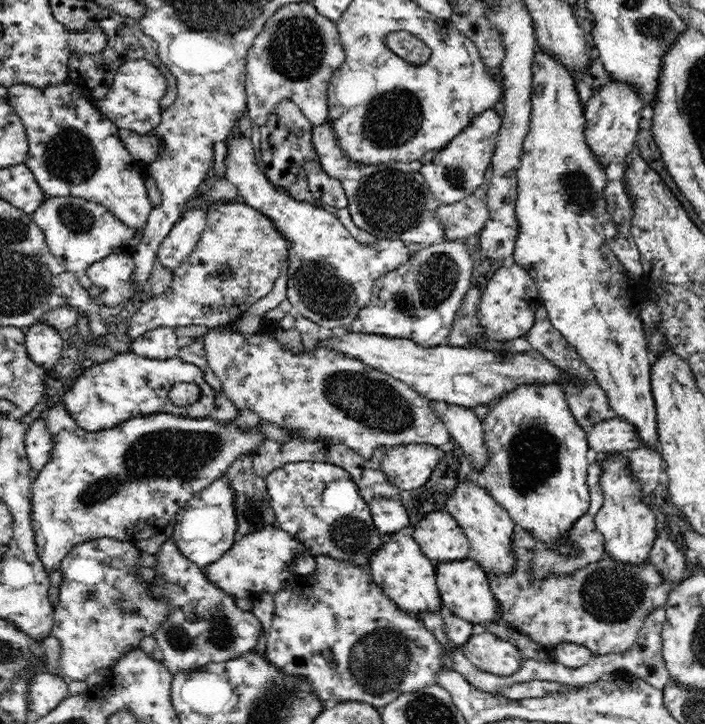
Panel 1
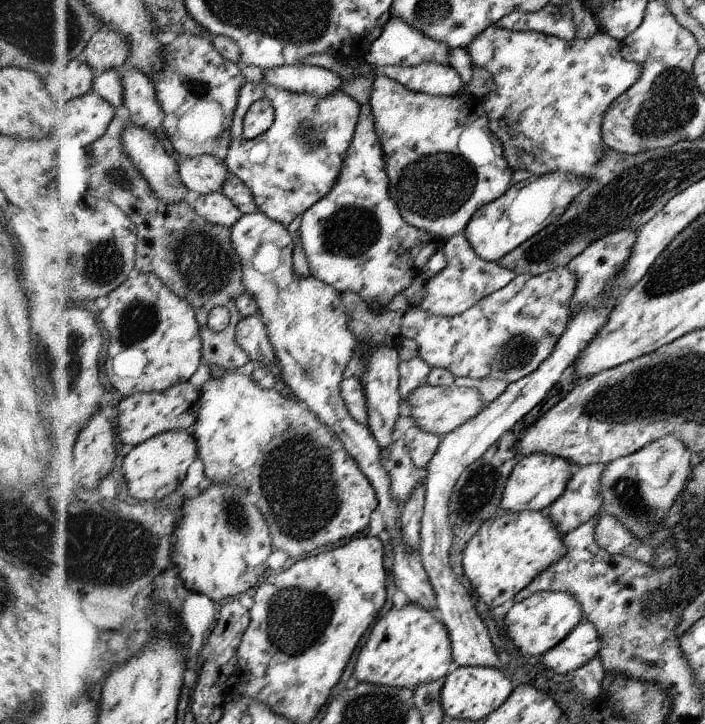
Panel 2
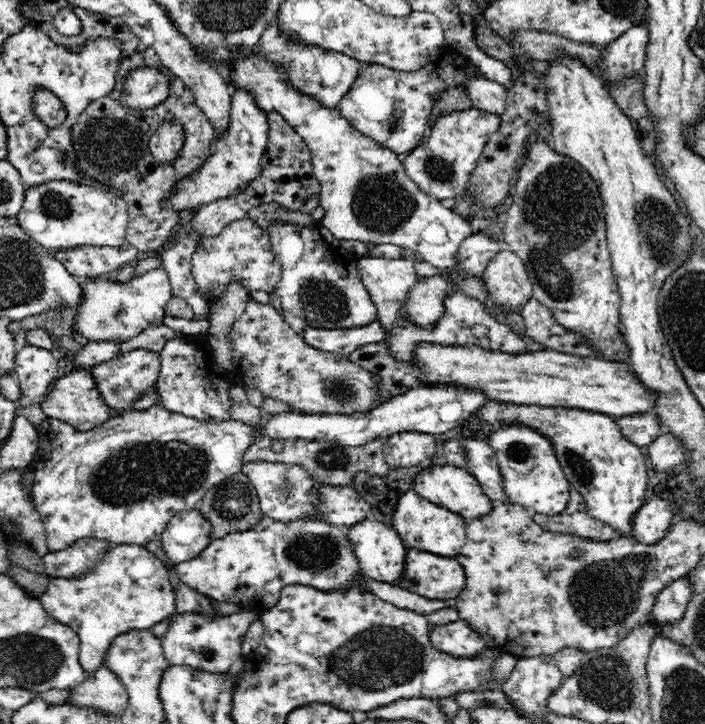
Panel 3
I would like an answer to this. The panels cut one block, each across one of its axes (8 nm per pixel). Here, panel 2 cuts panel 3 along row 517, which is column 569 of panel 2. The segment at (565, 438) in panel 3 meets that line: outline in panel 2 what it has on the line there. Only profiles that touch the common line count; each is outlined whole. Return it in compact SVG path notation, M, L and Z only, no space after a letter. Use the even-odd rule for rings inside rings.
M568 592L536 593L520 602L515 602L504 616L507 636L518 648L520 654L542 656L556 644L560 644L576 626L583 620L583 606L573 594Z

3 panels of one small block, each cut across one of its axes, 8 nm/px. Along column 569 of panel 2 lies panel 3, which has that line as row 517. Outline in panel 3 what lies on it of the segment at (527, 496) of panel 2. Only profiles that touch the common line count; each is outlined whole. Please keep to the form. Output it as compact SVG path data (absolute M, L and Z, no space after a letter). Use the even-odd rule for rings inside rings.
M450 464L431 465L416 474L413 489L419 496L450 512L458 513L467 521L481 519L493 511L493 500L482 490L481 484L476 480L476 477L472 476L465 468Z

